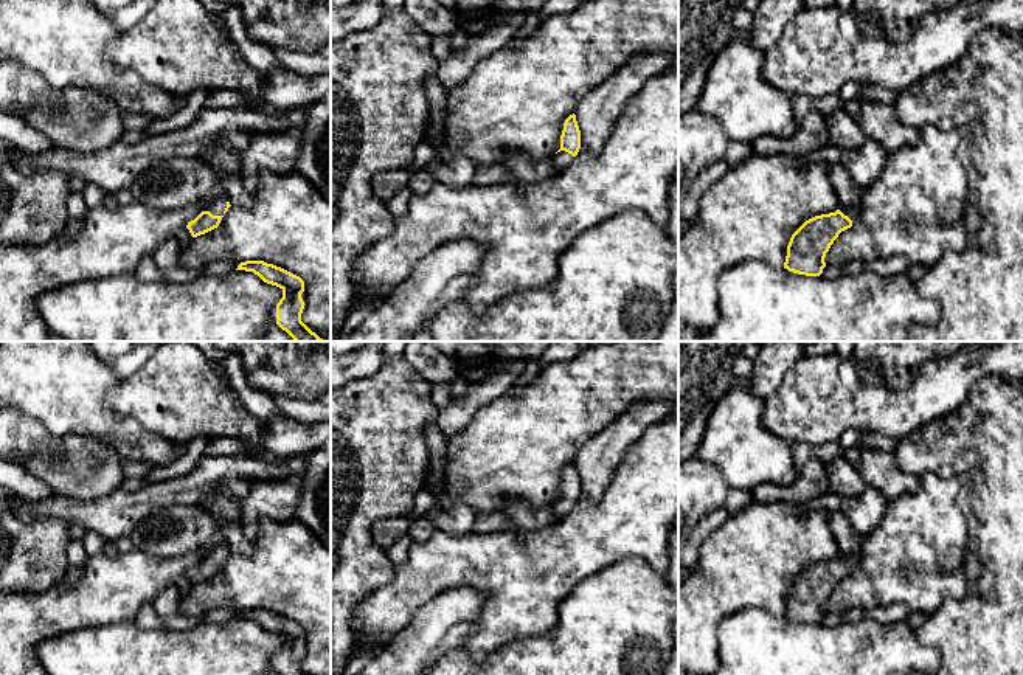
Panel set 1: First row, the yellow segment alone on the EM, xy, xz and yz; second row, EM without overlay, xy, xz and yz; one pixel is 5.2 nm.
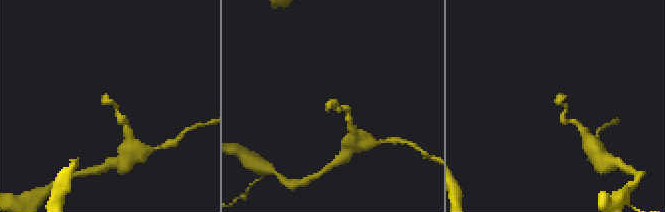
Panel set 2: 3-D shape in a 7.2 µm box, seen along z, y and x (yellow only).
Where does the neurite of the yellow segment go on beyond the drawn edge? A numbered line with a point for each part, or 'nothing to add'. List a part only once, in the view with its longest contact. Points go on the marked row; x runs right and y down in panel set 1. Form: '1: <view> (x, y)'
1: xy (173, 183)

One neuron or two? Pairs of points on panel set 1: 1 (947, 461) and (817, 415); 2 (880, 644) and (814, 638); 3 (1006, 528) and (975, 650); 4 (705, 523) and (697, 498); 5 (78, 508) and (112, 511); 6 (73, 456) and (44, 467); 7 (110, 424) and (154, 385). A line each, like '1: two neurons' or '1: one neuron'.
1: two neurons
2: one neuron
3: one neuron
4: two neurons
5: one neuron
6: one neuron
7: two neurons

